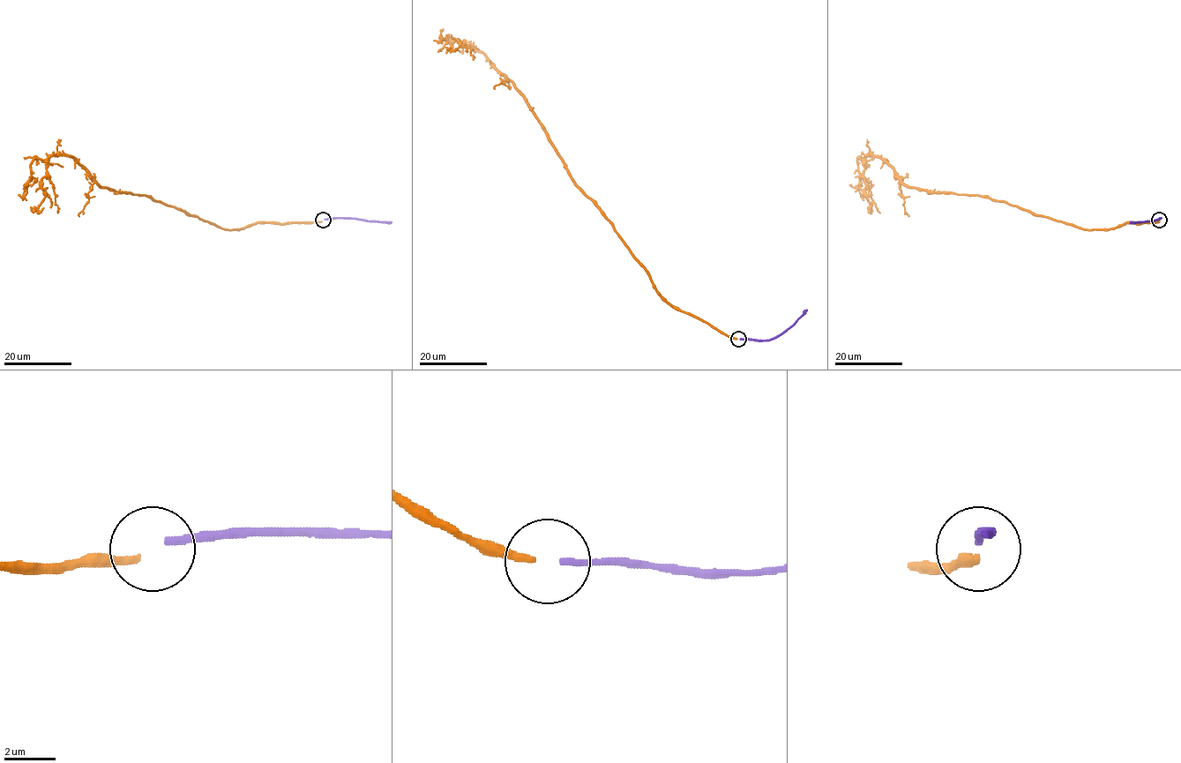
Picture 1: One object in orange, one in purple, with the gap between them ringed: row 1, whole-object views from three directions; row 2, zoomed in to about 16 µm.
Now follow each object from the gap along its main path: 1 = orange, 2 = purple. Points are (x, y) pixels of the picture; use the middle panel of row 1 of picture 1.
1: (736, 339), (669, 303), (603, 212), (574, 183), (512, 81), (458, 39), (460, 45), (453, 49), (459, 50)
2: (740, 339), (773, 340), (786, 331), (806, 310)

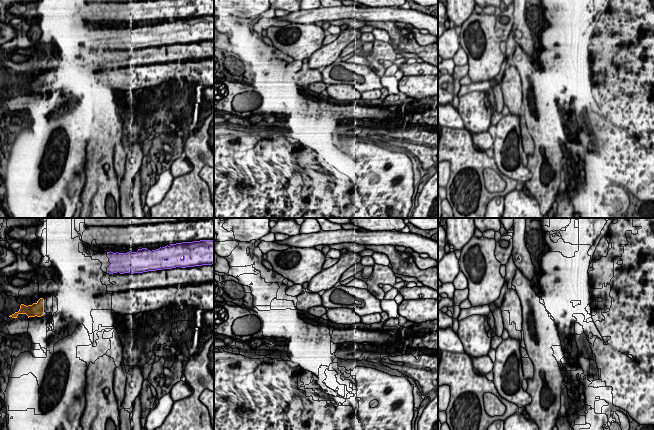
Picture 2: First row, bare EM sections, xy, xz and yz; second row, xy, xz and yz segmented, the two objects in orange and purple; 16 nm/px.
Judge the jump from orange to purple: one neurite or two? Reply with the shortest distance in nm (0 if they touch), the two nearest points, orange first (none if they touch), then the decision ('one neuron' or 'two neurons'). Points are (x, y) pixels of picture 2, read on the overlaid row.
1100 nm | xy (43, 299), (107, 272) | two neurons

